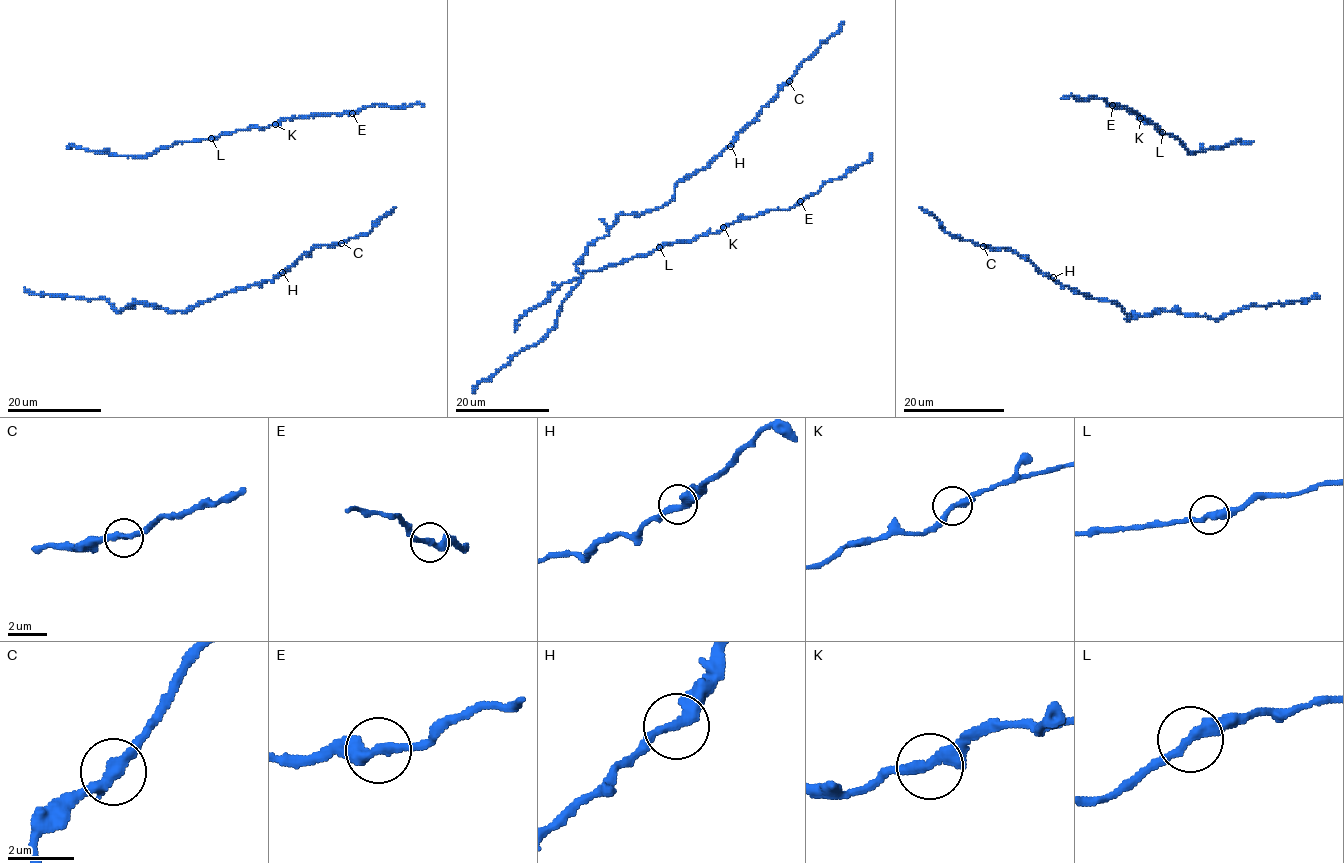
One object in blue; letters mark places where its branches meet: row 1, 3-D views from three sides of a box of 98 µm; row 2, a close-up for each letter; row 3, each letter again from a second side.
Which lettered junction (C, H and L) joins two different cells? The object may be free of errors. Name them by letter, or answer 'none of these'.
L

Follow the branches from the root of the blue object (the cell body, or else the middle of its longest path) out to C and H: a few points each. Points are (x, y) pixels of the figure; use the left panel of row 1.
C: (135, 299), (135, 303), (146, 302), (169, 311), (189, 311), (226, 292), (272, 281), (315, 247), (341, 243)
H: (135, 299), (135, 303), (146, 302), (169, 311), (189, 311), (226, 292), (272, 281), (282, 272)

